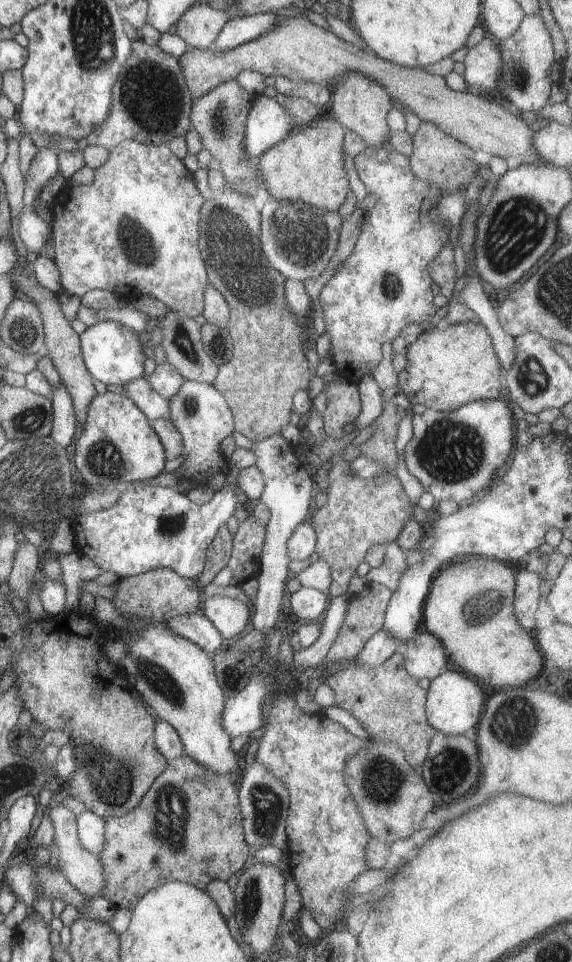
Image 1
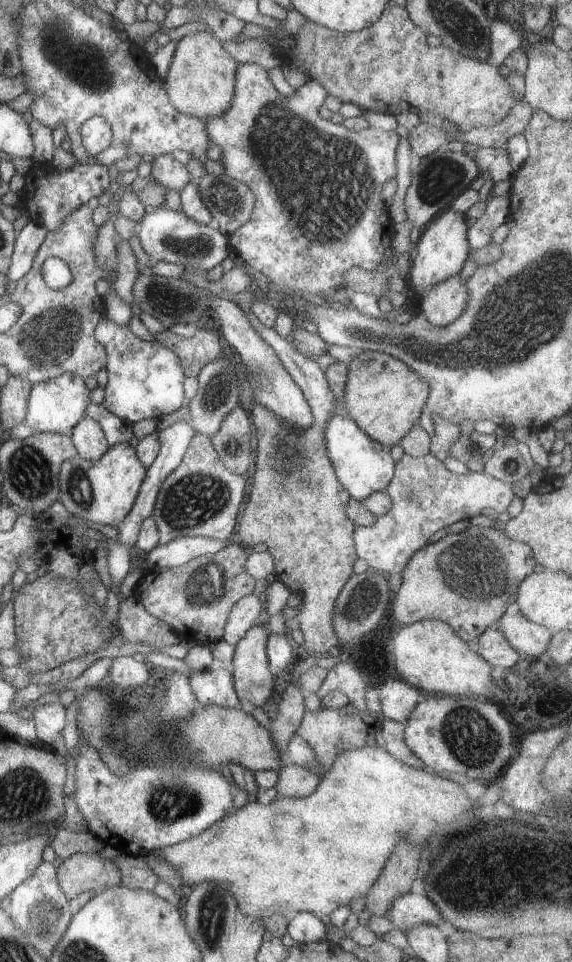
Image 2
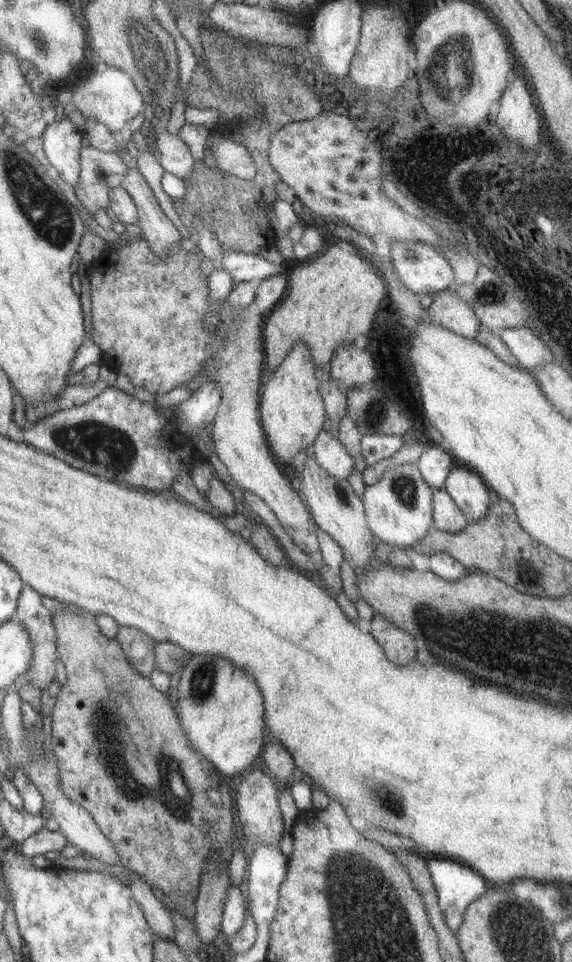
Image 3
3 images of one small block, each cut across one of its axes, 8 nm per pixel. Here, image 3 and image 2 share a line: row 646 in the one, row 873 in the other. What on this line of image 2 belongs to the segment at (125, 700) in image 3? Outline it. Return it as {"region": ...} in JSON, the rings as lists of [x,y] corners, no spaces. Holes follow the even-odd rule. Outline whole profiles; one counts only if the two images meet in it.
{"region":[[[76,853],[58,866],[57,879],[64,894],[72,899],[82,892],[120,885],[121,870],[114,860],[100,853]]]}

